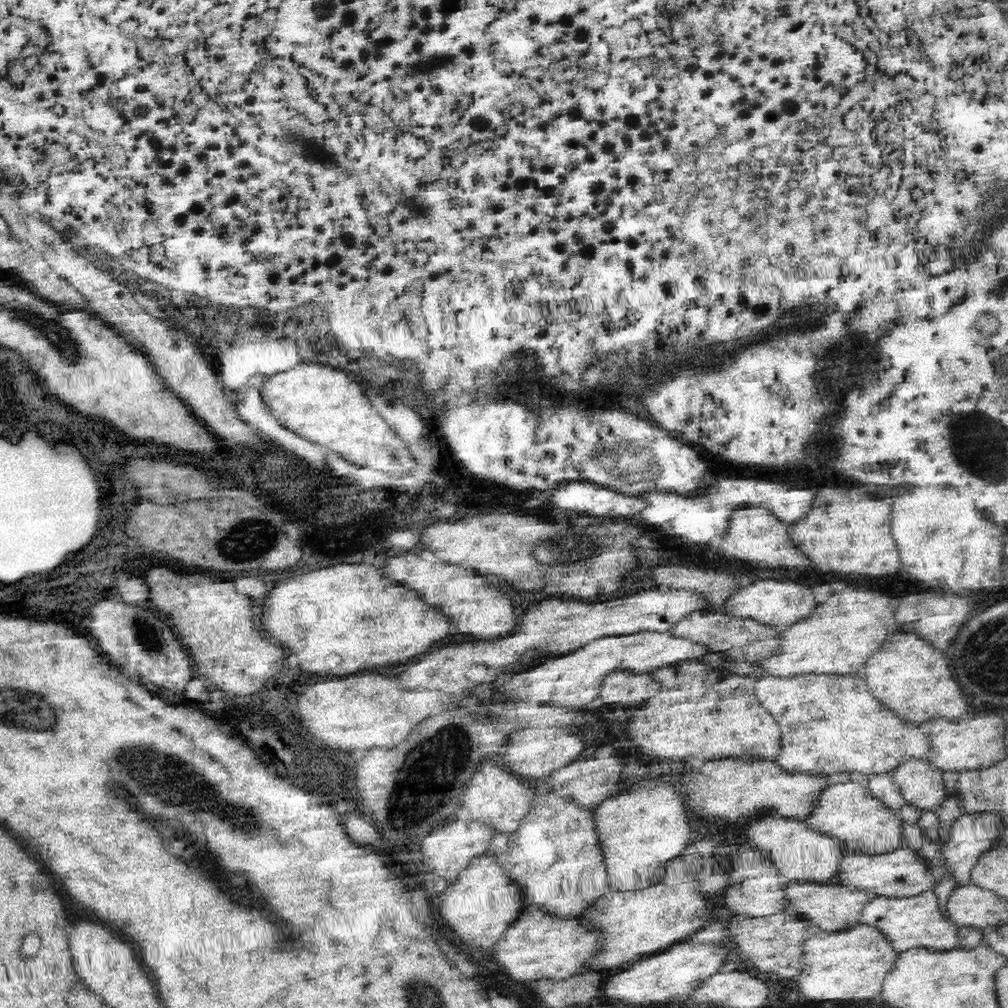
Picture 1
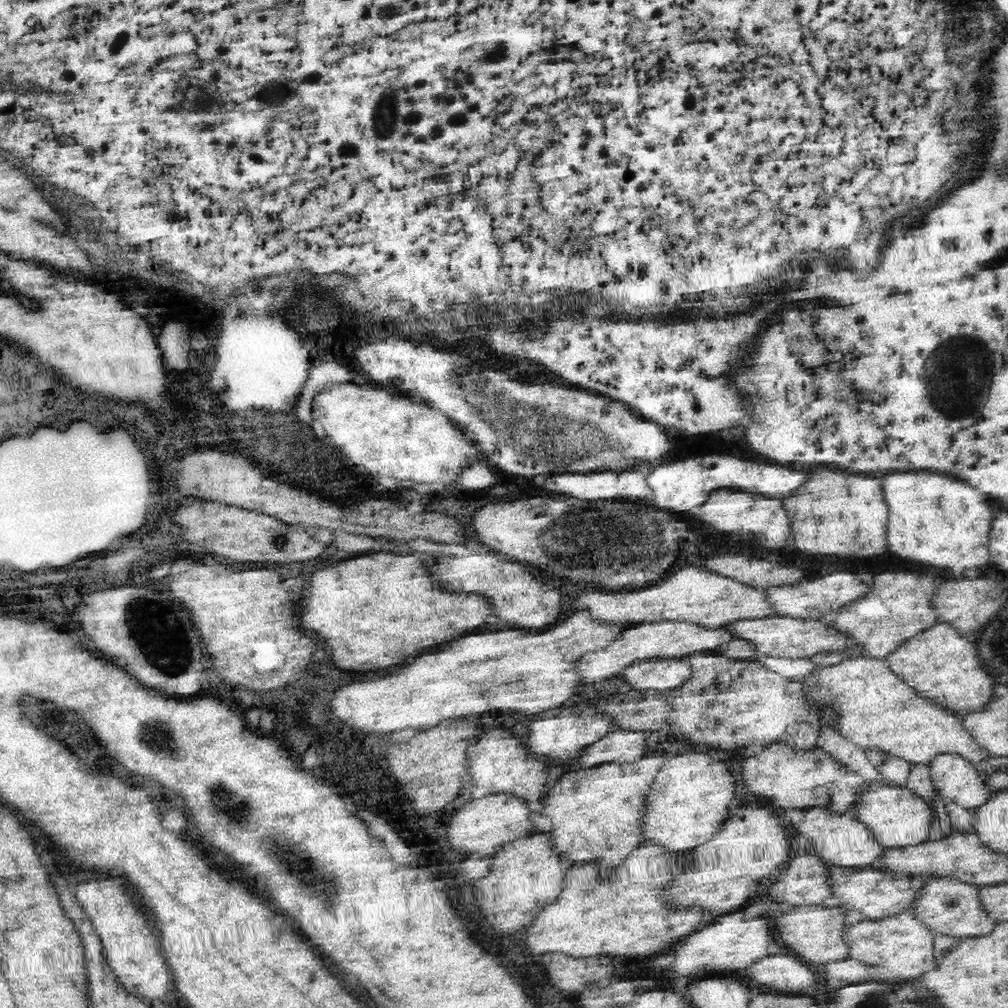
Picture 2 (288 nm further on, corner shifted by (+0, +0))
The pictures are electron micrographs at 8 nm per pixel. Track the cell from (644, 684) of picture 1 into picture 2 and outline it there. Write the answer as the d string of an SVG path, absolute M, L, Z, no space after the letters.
M686 658L678 660L642 660L640 664L634 664L626 668L624 672L626 690L656 690L656 692L670 692L678 686L682 686L690 678L690 664Z

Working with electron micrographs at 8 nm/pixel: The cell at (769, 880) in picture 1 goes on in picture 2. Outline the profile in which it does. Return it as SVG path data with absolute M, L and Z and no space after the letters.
M792 856L788 862L786 862L786 868L774 878L774 880L768 880L770 886L768 886L768 896L770 900L778 902L778 904L784 904L788 908L800 908L800 906L834 906L834 896L830 892L830 886L828 886L828 878L830 878L830 868L824 868L822 860L818 856Z

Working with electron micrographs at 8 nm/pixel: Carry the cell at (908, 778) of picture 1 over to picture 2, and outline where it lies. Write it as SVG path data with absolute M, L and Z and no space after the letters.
M934 756L926 766L934 792L940 794L946 804L956 802L956 806L964 810L976 810L994 794L974 764L960 756Z

